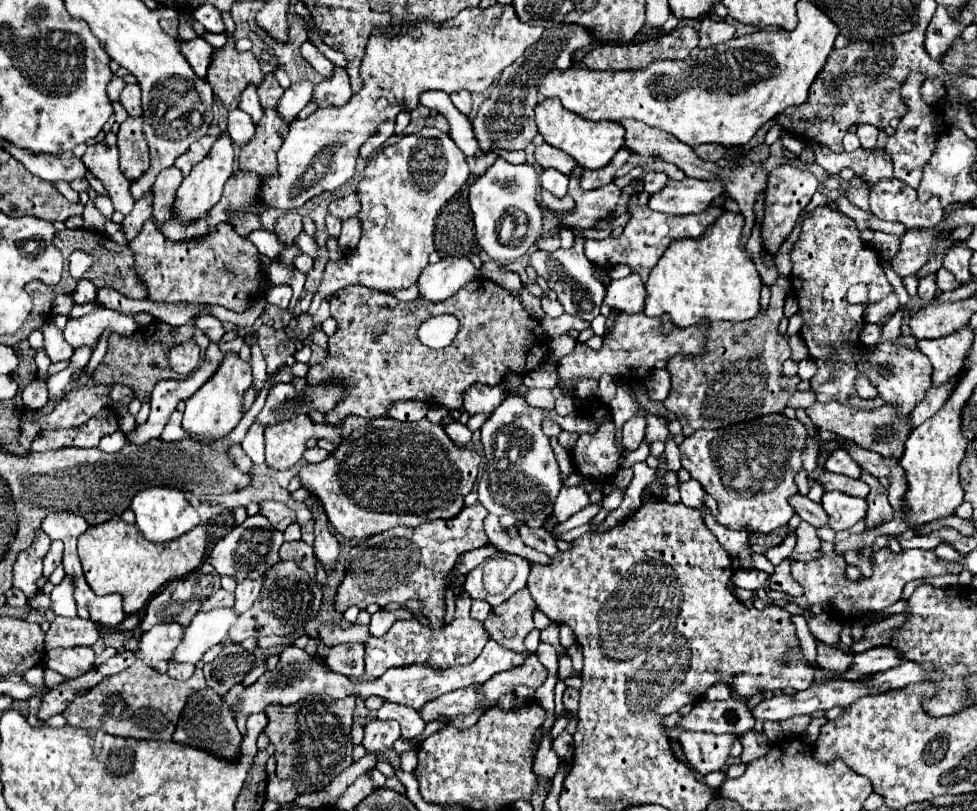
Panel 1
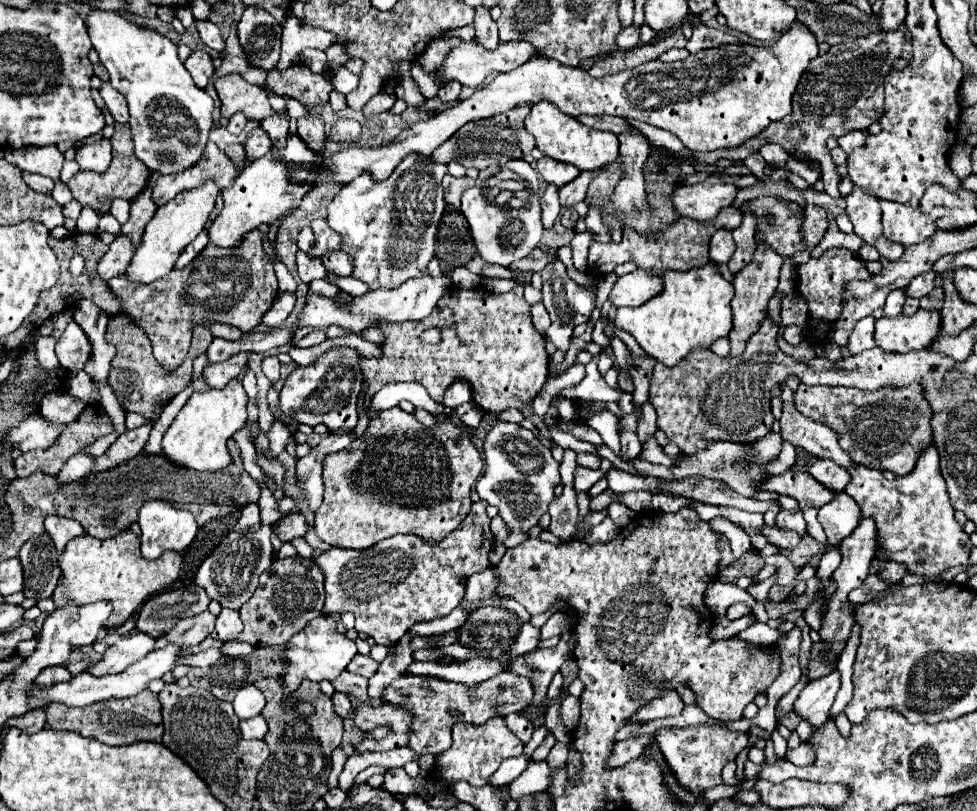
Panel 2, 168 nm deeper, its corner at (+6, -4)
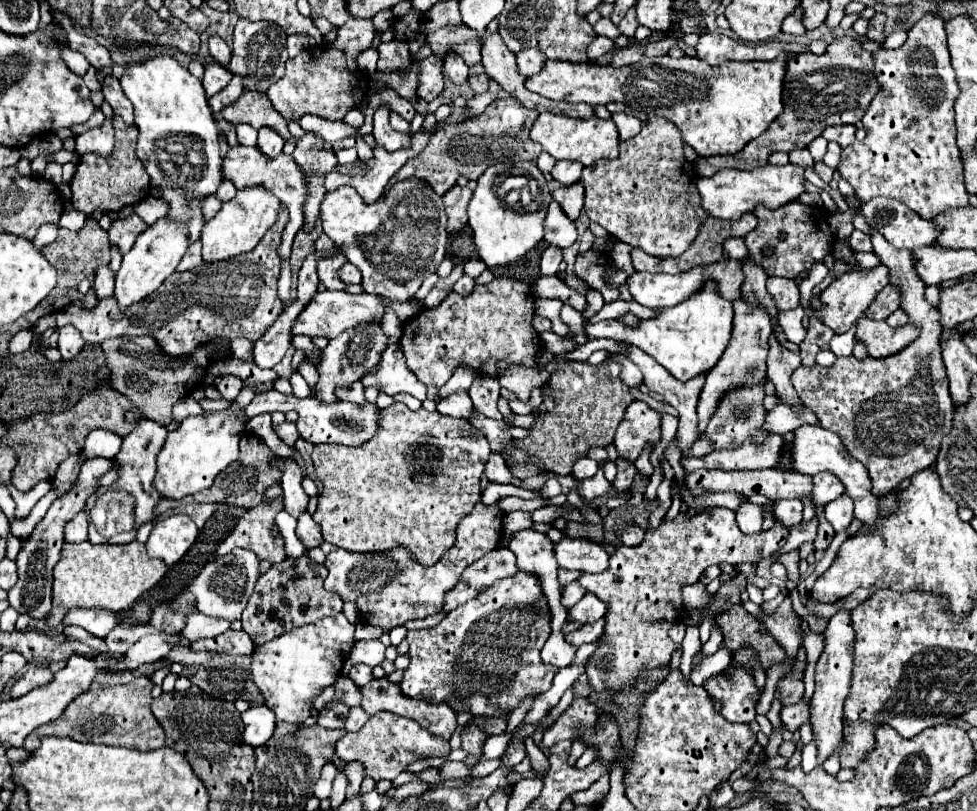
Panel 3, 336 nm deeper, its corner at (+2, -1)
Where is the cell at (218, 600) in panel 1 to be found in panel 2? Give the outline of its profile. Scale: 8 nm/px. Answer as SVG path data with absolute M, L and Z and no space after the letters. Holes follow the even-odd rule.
M208 610L198 614L198 616L192 616L192 618L186 618L186 620L178 620L178 624L170 632L166 632L160 638L156 638L154 650L166 648L168 644L176 644L182 650L184 648L192 648L192 646L200 644L214 630L214 620L216 620L216 616L212 616Z

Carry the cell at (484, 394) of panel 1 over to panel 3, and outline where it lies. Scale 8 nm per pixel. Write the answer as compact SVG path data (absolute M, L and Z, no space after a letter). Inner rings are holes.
M458 367L454 371L454 375L448 379L448 383L442 385L442 389L438 391L438 395L440 397L450 397L450 393L458 393L458 391L468 393L474 379L476 379L474 369L470 369L470 367Z

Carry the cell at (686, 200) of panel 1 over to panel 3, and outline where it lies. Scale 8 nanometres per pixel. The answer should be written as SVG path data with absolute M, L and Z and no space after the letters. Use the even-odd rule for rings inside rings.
M792 163L784 167L764 165L752 171L722 169L712 177L700 177L696 187L706 213L718 219L740 219L740 215L752 211L756 203L764 203L766 207L774 209L778 205L798 199L798 195L804 191L804 175L802 175L802 169L794 167Z

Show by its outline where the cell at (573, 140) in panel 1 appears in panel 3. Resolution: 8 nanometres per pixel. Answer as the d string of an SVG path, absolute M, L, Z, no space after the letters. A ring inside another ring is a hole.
M550 111L540 113L540 117L534 121L530 139L540 143L546 153L550 153L556 161L560 159L574 159L580 161L582 165L592 165L594 161L600 159L614 159L618 157L618 129L614 121L604 121L604 119L572 119L566 115L554 115Z

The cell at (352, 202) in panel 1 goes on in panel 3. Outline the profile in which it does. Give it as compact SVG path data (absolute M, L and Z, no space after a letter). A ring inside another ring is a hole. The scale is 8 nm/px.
M336 253L336 255L328 255L328 257L318 259L318 277L326 285L326 289L344 291L344 283L338 279L338 269L344 263L346 263L344 253Z

